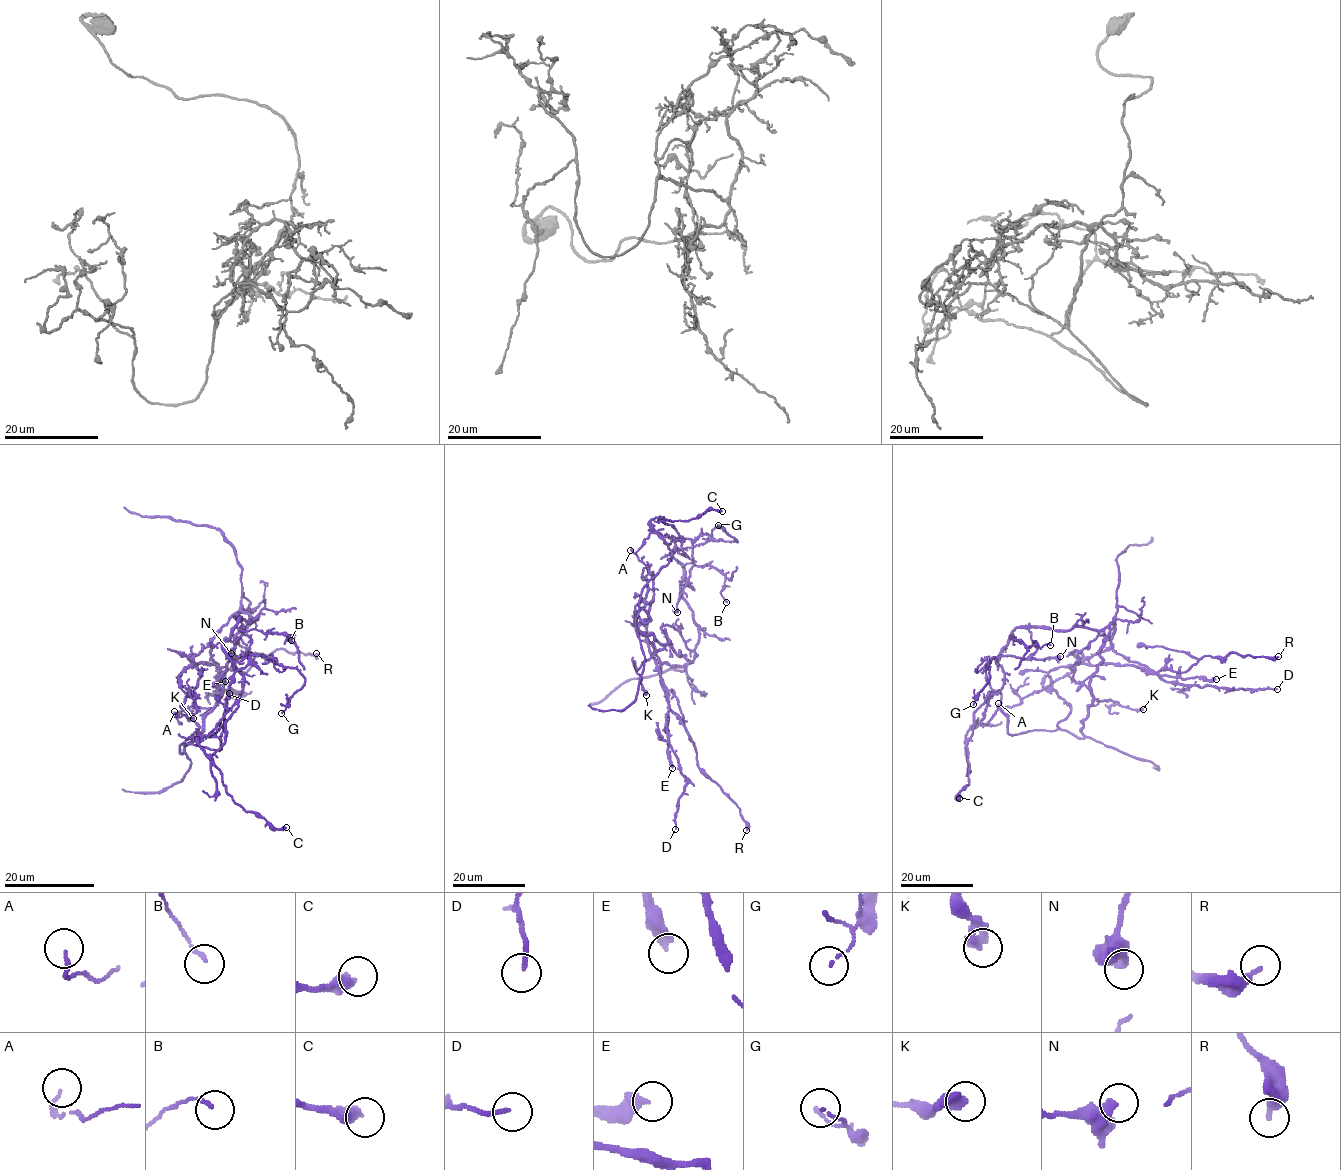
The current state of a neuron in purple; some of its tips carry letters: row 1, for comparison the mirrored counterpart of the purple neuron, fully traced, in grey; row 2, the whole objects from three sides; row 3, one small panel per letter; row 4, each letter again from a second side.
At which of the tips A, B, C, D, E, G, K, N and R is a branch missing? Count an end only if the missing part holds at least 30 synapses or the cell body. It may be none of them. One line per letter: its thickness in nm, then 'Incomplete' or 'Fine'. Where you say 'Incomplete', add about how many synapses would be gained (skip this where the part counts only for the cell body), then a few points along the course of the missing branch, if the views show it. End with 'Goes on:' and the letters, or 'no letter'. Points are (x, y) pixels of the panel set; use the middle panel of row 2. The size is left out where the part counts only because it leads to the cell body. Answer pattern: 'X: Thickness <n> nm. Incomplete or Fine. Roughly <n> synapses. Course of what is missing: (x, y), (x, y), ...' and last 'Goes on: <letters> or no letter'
A: Thickness 140 nm. Fine
B: Thickness 120 nm. Fine
C: Thickness 460 nm. Fine
D: Thickness 150 nm. Fine
E: Thickness 400 nm. Fine
G: Thickness 80 nm. Fine
K: Thickness 400 nm. Fine
N: Thickness 420 nm. Fine
R: Thickness 280 nm. Fine
Goes on: no letter

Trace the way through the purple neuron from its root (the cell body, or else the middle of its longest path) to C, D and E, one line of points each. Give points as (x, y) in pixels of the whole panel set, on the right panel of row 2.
C: (1056, 692), (1070, 713), (1055, 730), (1010, 734), (1007, 717), (998, 709), (966, 733), (969, 783), (959, 798)
D: (1056, 692), (1048, 687), (1067, 676), (1077, 663), (1134, 665), (1155, 671), (1167, 682), (1201, 687), (1277, 689)
E: (1056, 692), (1048, 687), (1067, 676), (1077, 663), (1119, 663), (1144, 668), (1160, 675), (1216, 679)

